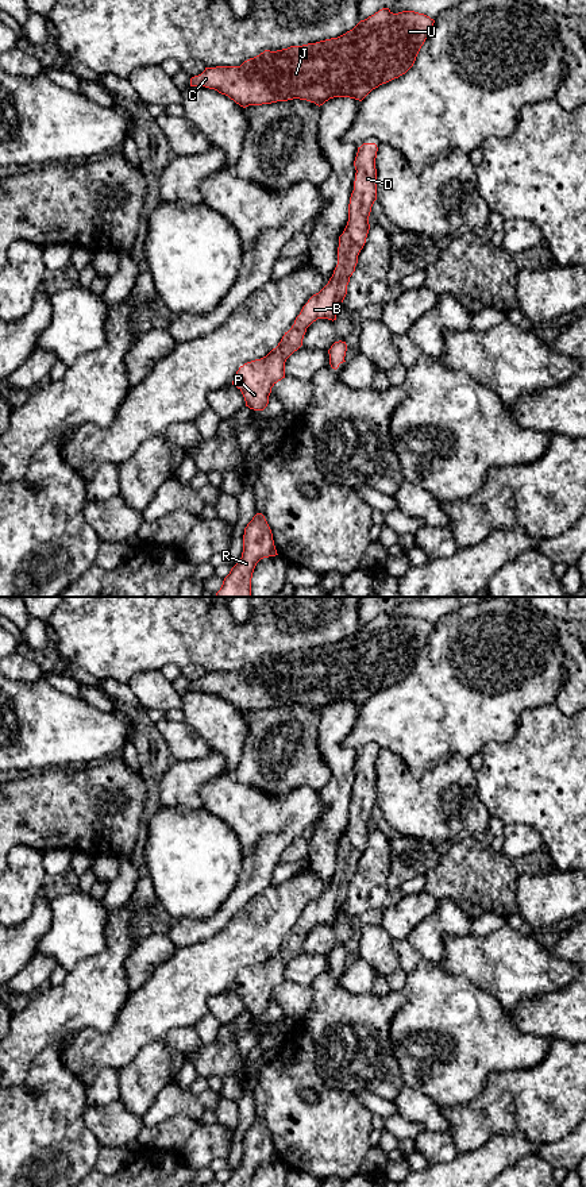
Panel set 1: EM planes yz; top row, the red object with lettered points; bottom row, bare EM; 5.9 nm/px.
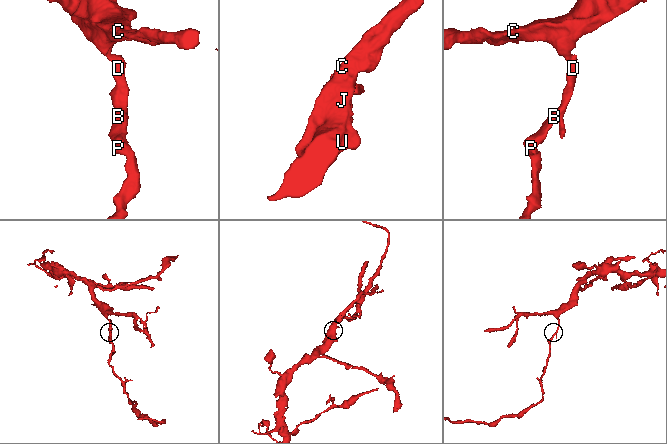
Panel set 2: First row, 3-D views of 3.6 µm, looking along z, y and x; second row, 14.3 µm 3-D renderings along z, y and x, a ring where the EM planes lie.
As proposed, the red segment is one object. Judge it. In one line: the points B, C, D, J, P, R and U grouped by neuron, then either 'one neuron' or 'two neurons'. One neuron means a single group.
B C D J P R U; one neuron

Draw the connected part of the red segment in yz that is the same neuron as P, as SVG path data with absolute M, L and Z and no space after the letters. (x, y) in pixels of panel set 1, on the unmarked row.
M363 748L358 752L348 826L339 841L338 870L328 889L308 905L275 953L261 964L244 968L236 976L232 990L242 997L250 1014L263 1015L267 1011L271 993L285 983L285 967L302 951L307 933L317 924L336 925L370 835L369 821L377 805L377 756L375 748Z

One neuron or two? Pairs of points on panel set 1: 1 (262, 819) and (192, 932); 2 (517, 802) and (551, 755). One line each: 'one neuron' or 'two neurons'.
1: one neuron
2: one neuron

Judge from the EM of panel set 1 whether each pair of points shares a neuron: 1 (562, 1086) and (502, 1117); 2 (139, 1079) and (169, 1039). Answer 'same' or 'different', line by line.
1: same
2: same

